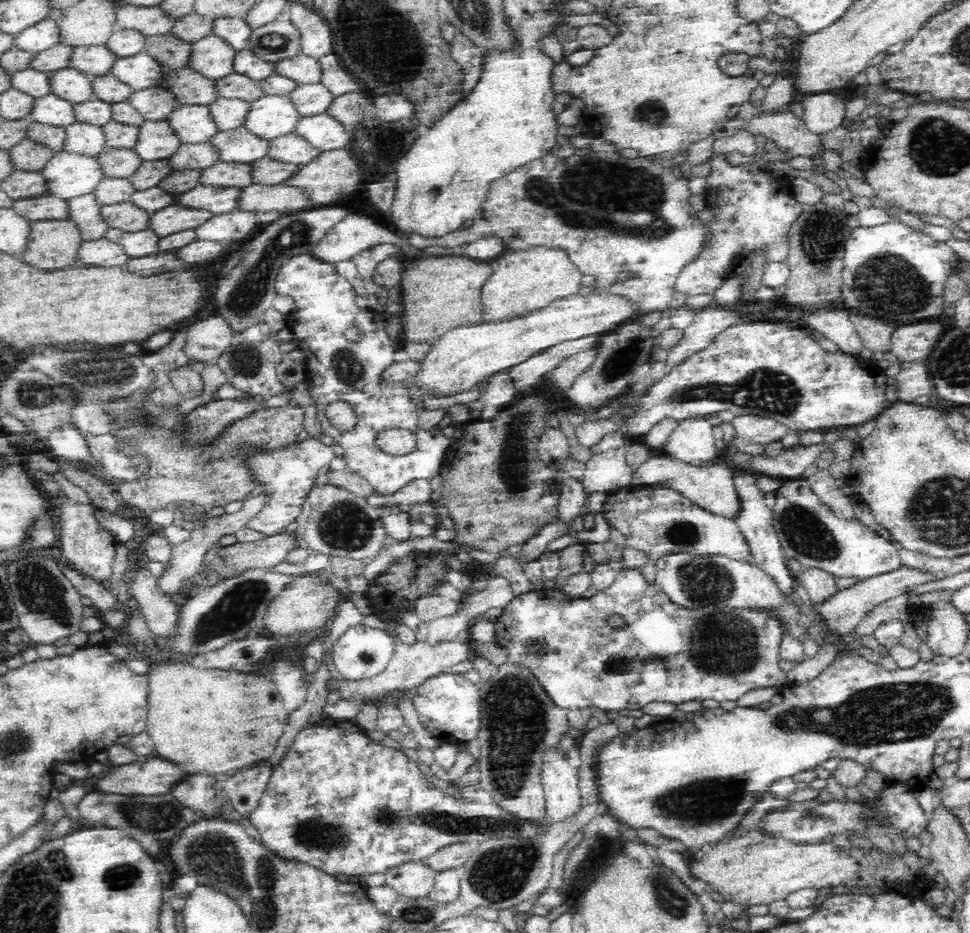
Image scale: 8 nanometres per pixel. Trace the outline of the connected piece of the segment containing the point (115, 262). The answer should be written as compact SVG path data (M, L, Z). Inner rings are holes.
M96 239L82 243L78 260L81 266L122 266L129 262L130 255L116 241Z

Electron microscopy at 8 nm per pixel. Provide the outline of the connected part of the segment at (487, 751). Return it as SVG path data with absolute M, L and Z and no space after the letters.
M505 661L498 665L498 671L488 678L479 688L481 697L481 726L476 744L481 749L479 757L479 785L490 794L493 803L502 807L515 818L525 820L530 824L543 824L546 818L545 794L541 781L541 757L548 748L559 746L564 733L568 732L570 724L567 710L556 706L543 691L542 685L534 678L527 668L520 668Z

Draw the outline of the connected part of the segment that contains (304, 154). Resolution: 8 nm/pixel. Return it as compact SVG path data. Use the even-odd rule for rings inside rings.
M296 133L270 142L270 150L268 150L268 155L274 160L302 166L312 162L317 156L320 156L320 153L321 150L318 147L314 147L304 136Z

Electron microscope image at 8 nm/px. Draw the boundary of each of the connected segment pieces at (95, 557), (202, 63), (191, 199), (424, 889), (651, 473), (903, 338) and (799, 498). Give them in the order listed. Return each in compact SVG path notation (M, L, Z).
M56 498L54 509L58 508L58 526L60 526L60 540L56 548L56 554L64 560L72 570L82 576L107 584L112 576L112 562L116 556L116 547L119 542L110 532L102 529L94 517L90 507L74 505L70 499Z
M212 34L193 42L192 46L193 52L188 66L192 71L215 81L235 72L237 51L224 38Z
M200 183L196 188L177 195L176 202L187 207L206 209L215 215L238 209L242 189L236 187L213 187Z
M410 861L390 868L384 873L385 884L399 895L418 898L428 897L434 886L437 872L423 861Z
M656 453L644 464L640 464L636 470L633 470L631 484L636 486L654 486L654 484L669 486L714 515L736 521L742 513L743 503L734 478L734 471L726 464L712 464L708 468L701 468L684 463L664 453Z
M940 322L897 325L891 336L889 351L902 365L926 360L934 352L945 331Z
M804 478L786 480L785 484L776 492L777 500L772 508L773 528L783 547L786 557L801 562L804 568L818 568L834 577L842 578L870 578L884 574L901 567L900 546L891 539L884 539L859 520L846 521L836 517L836 514L814 494L810 484Z

